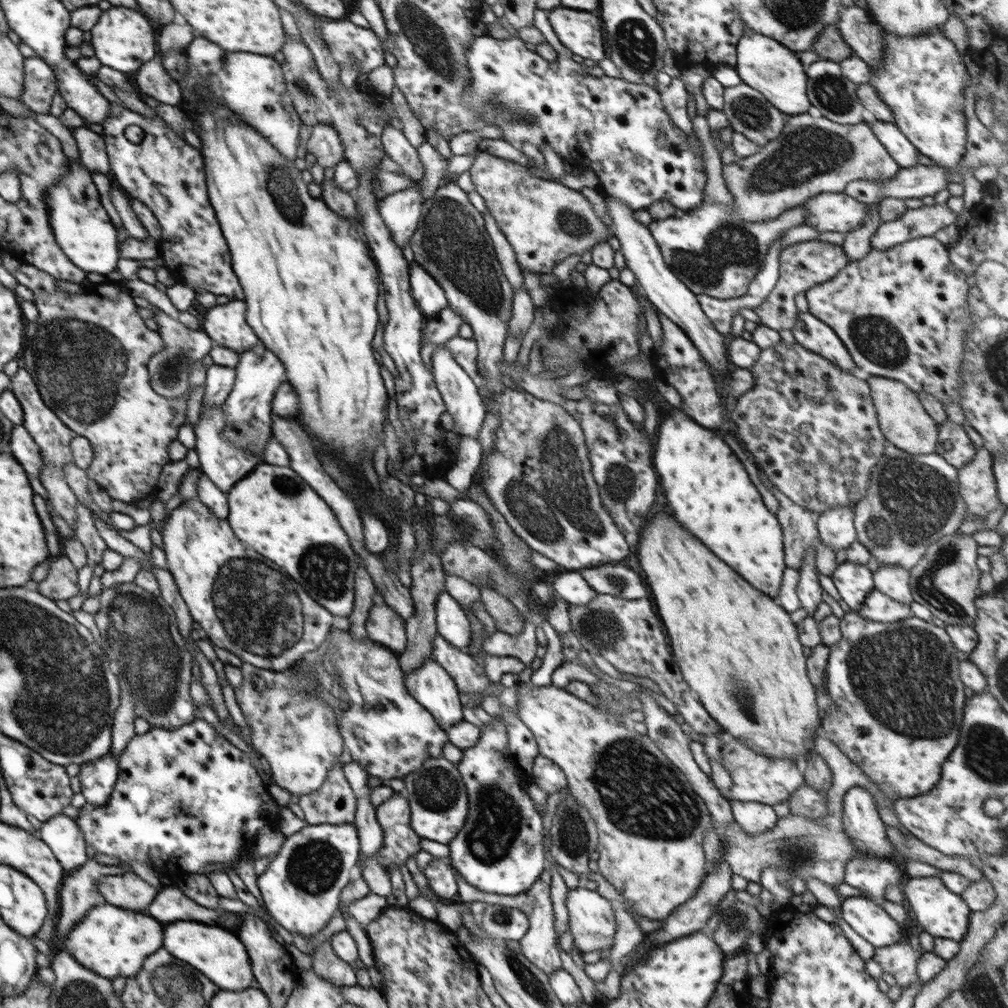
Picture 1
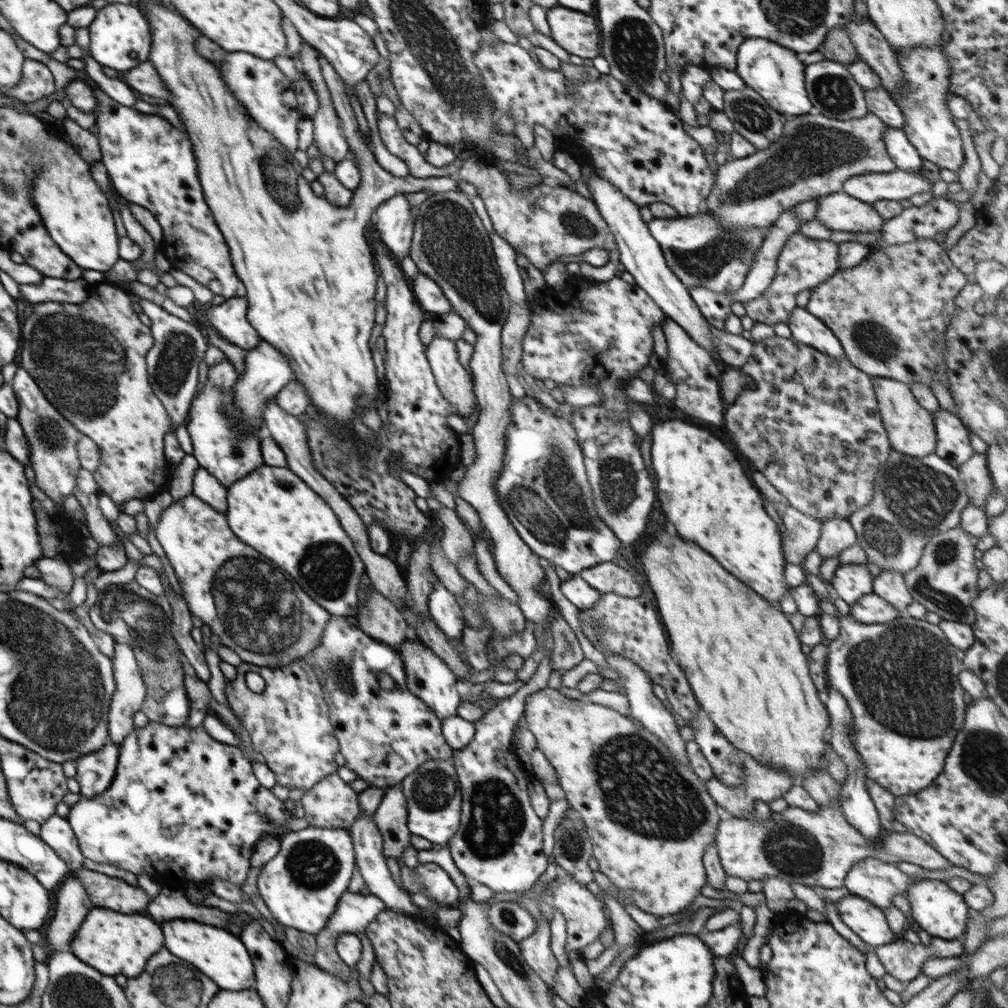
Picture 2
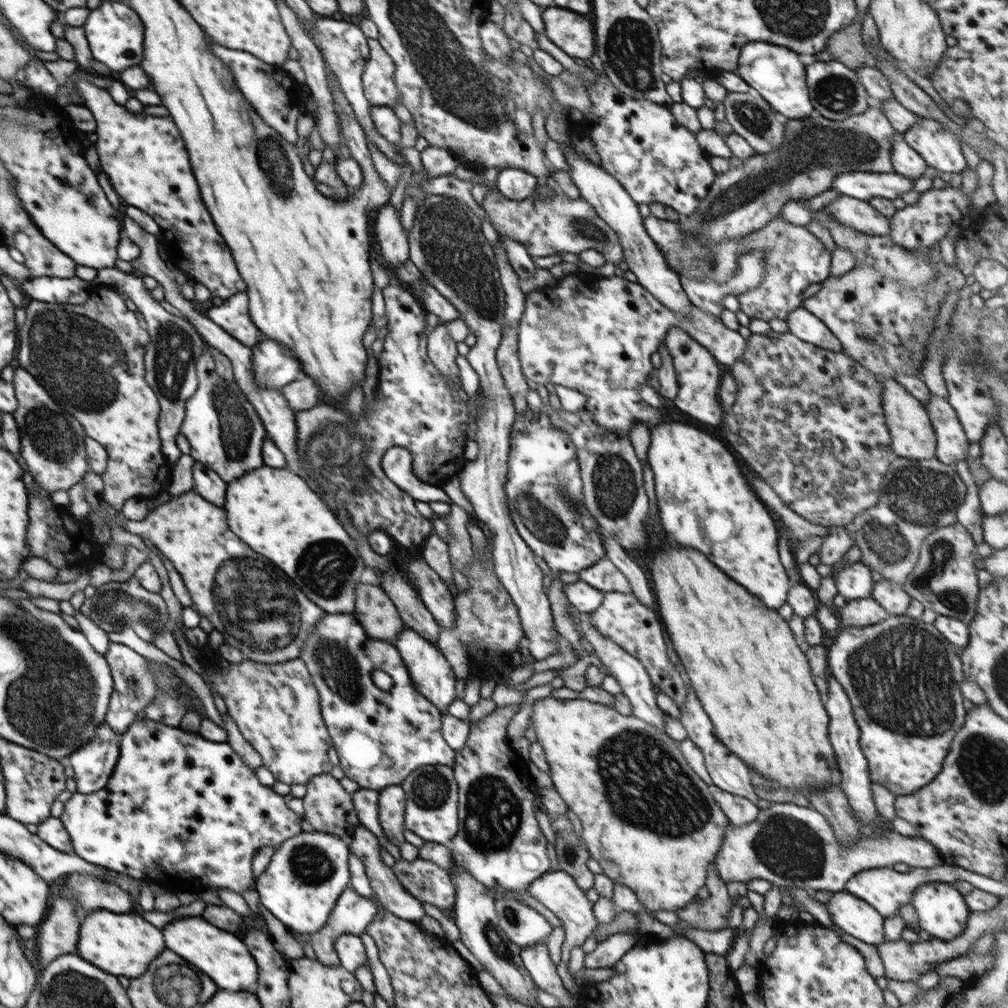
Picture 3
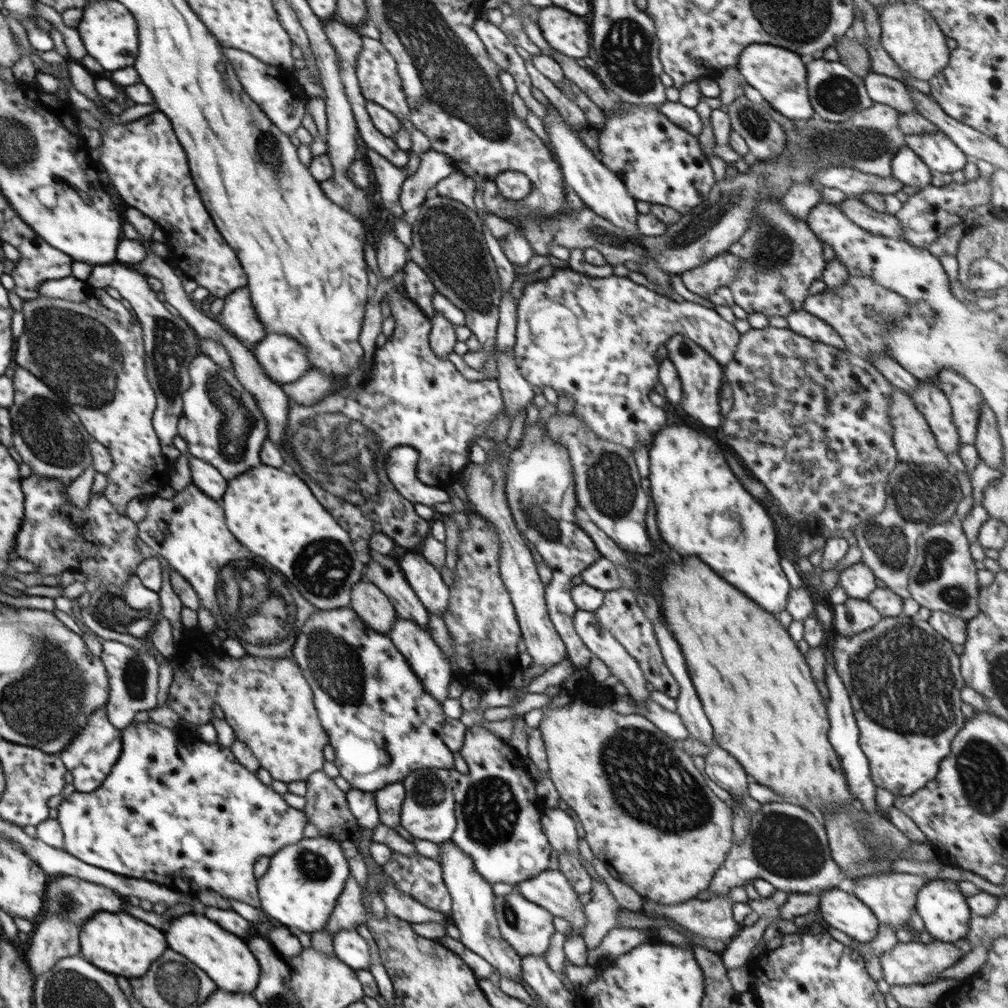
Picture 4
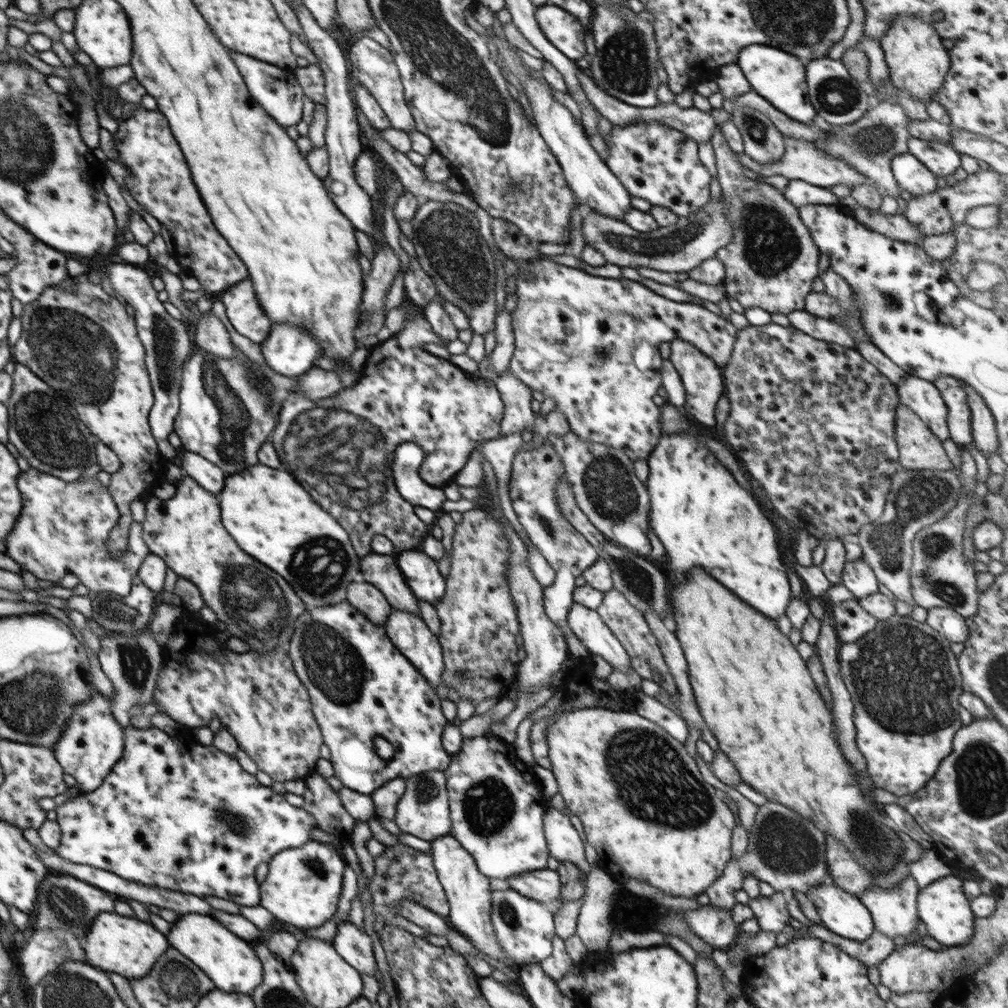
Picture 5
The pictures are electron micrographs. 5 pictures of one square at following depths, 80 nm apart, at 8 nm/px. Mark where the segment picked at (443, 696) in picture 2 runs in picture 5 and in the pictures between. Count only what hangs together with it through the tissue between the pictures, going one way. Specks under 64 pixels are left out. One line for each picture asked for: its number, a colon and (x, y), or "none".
3: (432, 675)
4: (429, 663)
5: (408, 632)

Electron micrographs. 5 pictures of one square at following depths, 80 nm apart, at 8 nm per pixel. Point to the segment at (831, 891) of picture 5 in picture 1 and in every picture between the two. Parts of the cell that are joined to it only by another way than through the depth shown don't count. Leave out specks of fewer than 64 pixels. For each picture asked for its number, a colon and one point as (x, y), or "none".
1: (869, 919)
2: (868, 921)
3: (855, 917)
4: (844, 911)

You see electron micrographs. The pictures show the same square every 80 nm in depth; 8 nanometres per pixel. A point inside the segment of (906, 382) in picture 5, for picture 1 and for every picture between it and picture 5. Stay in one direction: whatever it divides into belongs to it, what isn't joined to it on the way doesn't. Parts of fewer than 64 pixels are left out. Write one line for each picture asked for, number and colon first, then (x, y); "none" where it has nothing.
1: (954, 444)
2: (953, 444)
3: (952, 444)
4: (932, 403)

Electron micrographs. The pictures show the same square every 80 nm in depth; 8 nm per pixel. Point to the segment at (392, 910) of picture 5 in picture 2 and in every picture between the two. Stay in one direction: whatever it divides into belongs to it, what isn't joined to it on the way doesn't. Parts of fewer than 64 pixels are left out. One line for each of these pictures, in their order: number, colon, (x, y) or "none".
2: (430, 879)
3: (428, 883)
4: (421, 878)

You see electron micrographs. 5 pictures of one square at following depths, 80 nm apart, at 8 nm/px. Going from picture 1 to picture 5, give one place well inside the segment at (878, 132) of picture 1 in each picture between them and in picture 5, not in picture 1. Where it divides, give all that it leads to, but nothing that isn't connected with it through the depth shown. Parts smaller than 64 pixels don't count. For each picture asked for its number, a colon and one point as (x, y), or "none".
2: (905, 157)
3: (908, 163)
4: (906, 166)
5: (911, 174)

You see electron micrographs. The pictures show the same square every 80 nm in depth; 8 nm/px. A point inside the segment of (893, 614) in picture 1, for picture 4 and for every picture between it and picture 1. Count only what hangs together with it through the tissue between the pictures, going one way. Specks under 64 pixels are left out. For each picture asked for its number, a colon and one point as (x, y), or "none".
2: (871, 609)
3: (865, 612)
4: (853, 616)

